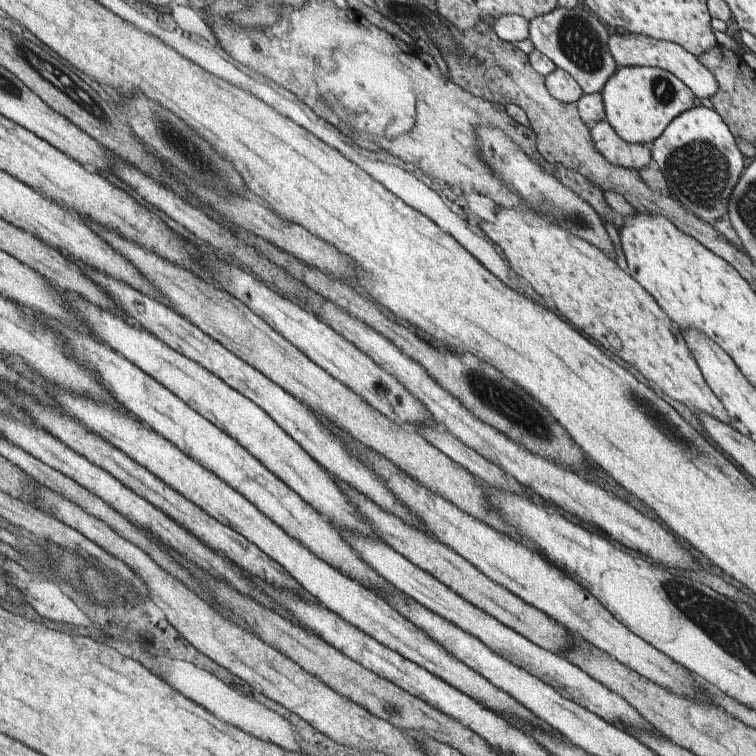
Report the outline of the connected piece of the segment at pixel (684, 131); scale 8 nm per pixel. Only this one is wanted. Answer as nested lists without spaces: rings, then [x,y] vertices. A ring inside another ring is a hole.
[[[696,103],[674,118],[652,146],[650,156],[662,172],[670,196],[684,210],[708,224],[727,215],[732,192],[744,172],[744,158],[730,128],[712,108]]]

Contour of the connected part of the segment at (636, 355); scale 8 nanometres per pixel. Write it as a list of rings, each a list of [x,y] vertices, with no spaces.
[[[498,208],[495,222],[481,222],[482,230],[506,256],[510,270],[534,288],[539,297],[556,304],[556,310],[580,333],[590,336],[592,340],[602,344],[610,353],[614,353],[633,366],[646,380],[654,382],[658,388],[680,404],[684,404],[692,412],[701,411],[718,421],[728,423],[730,418],[722,406],[722,402],[712,393],[703,378],[696,358],[688,350],[684,336],[675,326],[664,310],[656,303],[654,296],[628,272],[624,272],[614,260],[610,260],[598,248],[574,236],[572,232],[541,218],[532,211],[520,209]]]

